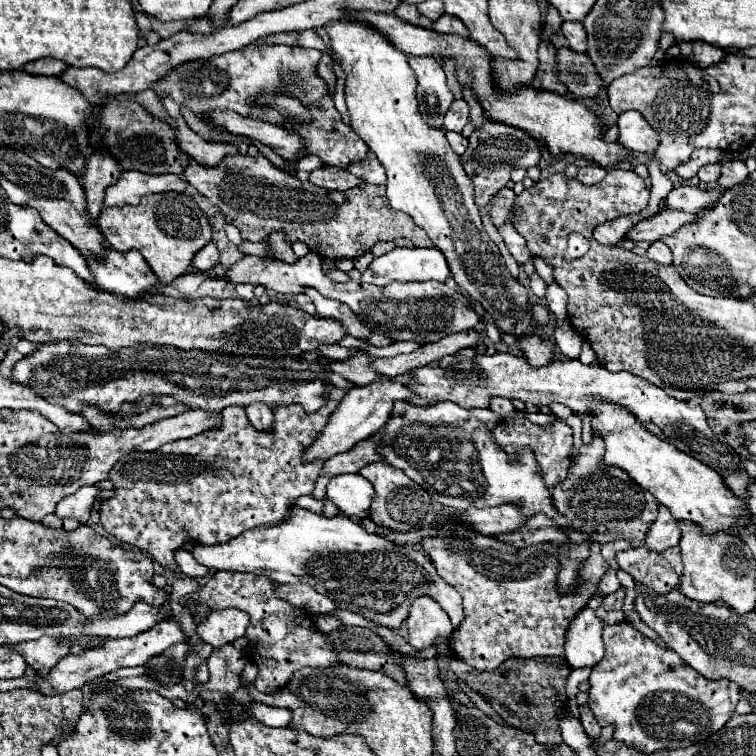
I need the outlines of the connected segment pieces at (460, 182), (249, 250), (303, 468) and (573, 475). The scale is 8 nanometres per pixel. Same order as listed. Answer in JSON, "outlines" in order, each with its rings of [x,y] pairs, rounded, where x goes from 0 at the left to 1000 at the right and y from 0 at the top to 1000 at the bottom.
{"outlines":[[[[448,26],[448,29],[435,29],[430,34],[435,50],[438,50],[438,63],[440,69],[451,77],[451,90],[456,93],[459,101],[459,114],[456,114],[456,135],[459,146],[464,153],[464,169],[470,177],[488,193],[488,198],[499,206],[501,217],[512,228],[512,265],[515,272],[522,278],[530,278],[546,288],[546,294],[565,307],[570,315],[573,325],[586,333],[591,341],[597,365],[602,373],[618,384],[618,389],[639,402],[644,415],[652,421],[660,437],[668,442],[679,442],[684,447],[684,460],[692,466],[697,481],[702,487],[716,487],[726,484],[737,474],[737,460],[729,452],[729,447],[721,442],[721,434],[713,431],[708,437],[710,426],[702,415],[700,405],[700,386],[697,381],[676,365],[668,349],[663,349],[660,328],[655,320],[644,312],[639,304],[639,294],[634,286],[634,278],[626,265],[626,241],[615,230],[607,206],[597,198],[589,175],[586,172],[567,172],[562,161],[554,156],[554,140],[549,130],[549,98],[544,87],[538,85],[538,74],[528,71],[522,61],[512,58],[509,50],[493,37],[478,32],[478,29],[464,29],[464,26]]],[[[365,307],[356,312],[353,317],[344,320],[319,320],[313,325],[321,336],[337,336],[337,339],[351,339],[386,349],[394,344],[394,340],[386,331],[385,323],[378,319],[373,307]]],[[[435,511],[433,537],[430,542],[422,542],[417,548],[401,548],[401,542],[396,542],[396,537],[390,534],[364,540],[364,569],[358,569],[358,574],[343,574],[327,556],[321,540],[306,537],[298,542],[295,566],[274,569],[255,579],[216,587],[210,595],[197,601],[171,601],[168,608],[157,608],[144,627],[144,632],[155,643],[155,656],[134,667],[134,696],[163,720],[197,730],[205,743],[237,759],[239,754],[231,743],[231,730],[239,725],[242,717],[295,720],[337,696],[372,690],[390,661],[401,653],[411,653],[417,643],[417,632],[422,630],[427,611],[406,614],[398,611],[398,603],[401,595],[417,582],[417,574],[433,561],[433,553],[446,540],[454,524],[456,516]]],[[[784,577],[782,587],[769,587],[755,598],[755,616],[750,632],[731,646],[734,672],[766,701],[774,701],[784,717],[811,714],[853,714],[853,706],[869,685],[869,661],[861,651],[851,648],[837,632],[816,619],[798,611],[800,585]]]]}

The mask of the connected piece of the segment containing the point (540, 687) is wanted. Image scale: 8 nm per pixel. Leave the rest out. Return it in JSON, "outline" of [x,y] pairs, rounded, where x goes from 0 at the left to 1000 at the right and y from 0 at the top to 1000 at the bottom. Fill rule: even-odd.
{"outline":[[[700,870],[700,873],[671,873],[657,886],[634,889],[623,881],[618,881],[610,873],[597,873],[599,892],[620,905],[628,915],[647,923],[647,931],[660,942],[660,947],[679,963],[694,966],[708,974],[708,981],[718,984],[721,989],[737,989],[742,987],[742,971],[739,971],[739,952],[737,939],[750,934],[747,921],[747,902],[755,892],[755,884],[742,870]]]}

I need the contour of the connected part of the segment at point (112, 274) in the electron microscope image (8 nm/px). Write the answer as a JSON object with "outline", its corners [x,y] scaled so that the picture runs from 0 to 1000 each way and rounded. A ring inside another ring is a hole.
{"outline":[[[142,331],[139,344],[115,341],[123,368],[142,386],[165,394],[184,394],[189,389],[202,389],[210,370],[205,368],[197,349],[187,341],[181,331],[157,336],[155,331]]]}

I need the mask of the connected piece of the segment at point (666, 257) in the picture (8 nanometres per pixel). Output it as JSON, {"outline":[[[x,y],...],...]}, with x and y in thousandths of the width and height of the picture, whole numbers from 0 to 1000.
{"outline":[[[864,320],[861,328],[856,331],[856,341],[882,352],[882,349],[888,349],[888,331],[877,320]]]}

